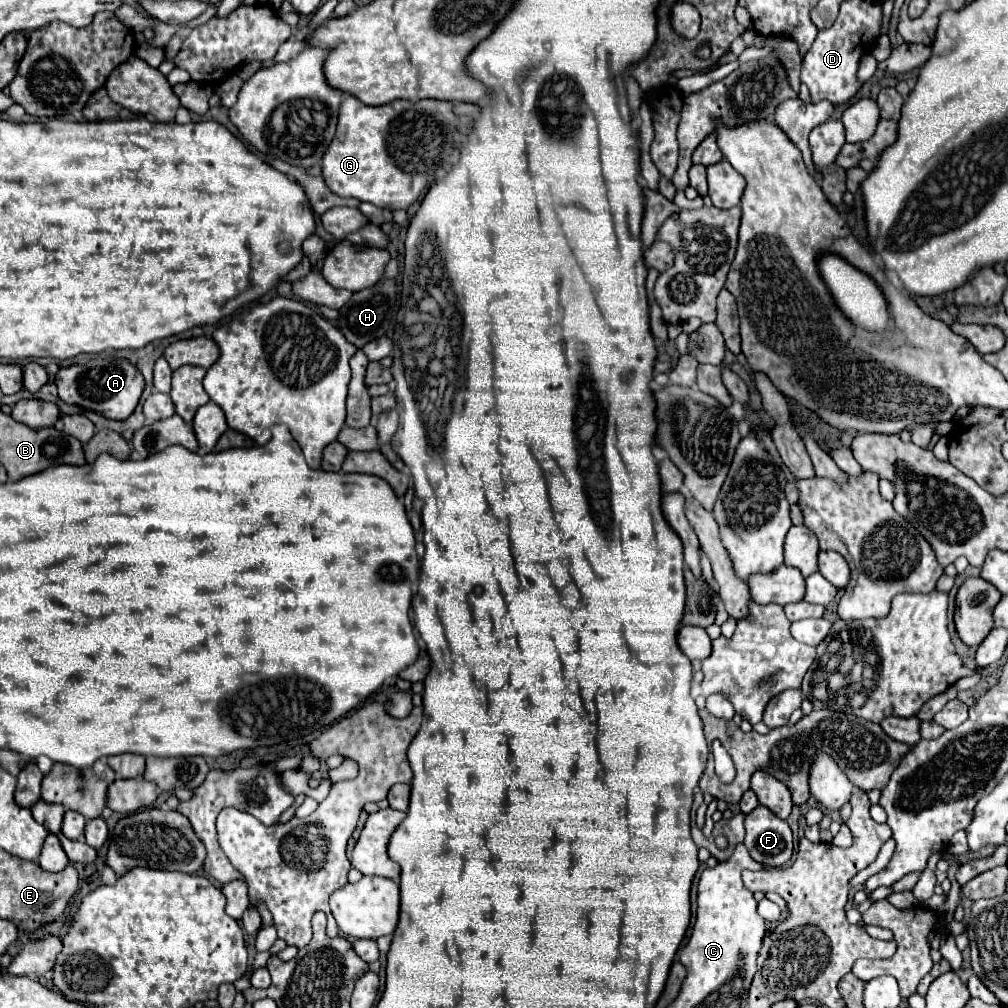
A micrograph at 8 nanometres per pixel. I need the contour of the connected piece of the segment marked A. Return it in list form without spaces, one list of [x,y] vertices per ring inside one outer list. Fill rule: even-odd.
[[[119,357],[91,359],[87,365],[63,367],[63,369],[59,369],[59,373],[55,377],[55,385],[59,389],[59,397],[65,403],[79,405],[87,411],[95,411],[95,413],[99,413],[107,419],[115,419],[115,421],[123,421],[135,411],[139,397],[145,389],[141,371],[135,365],[131,365],[127,359],[119,359]]]

